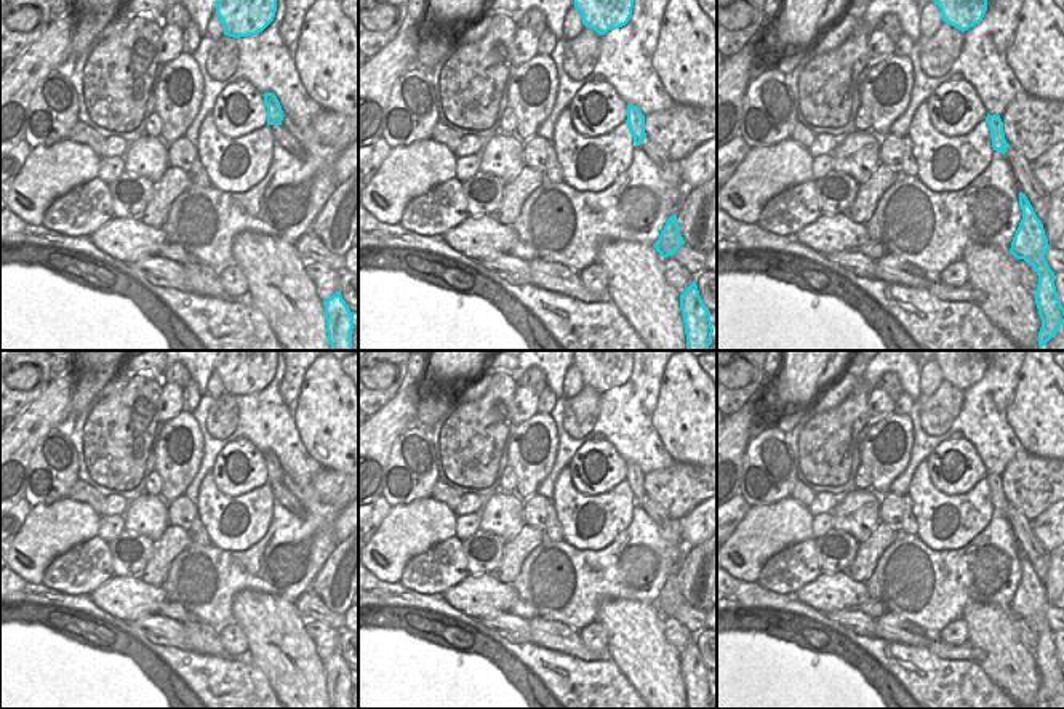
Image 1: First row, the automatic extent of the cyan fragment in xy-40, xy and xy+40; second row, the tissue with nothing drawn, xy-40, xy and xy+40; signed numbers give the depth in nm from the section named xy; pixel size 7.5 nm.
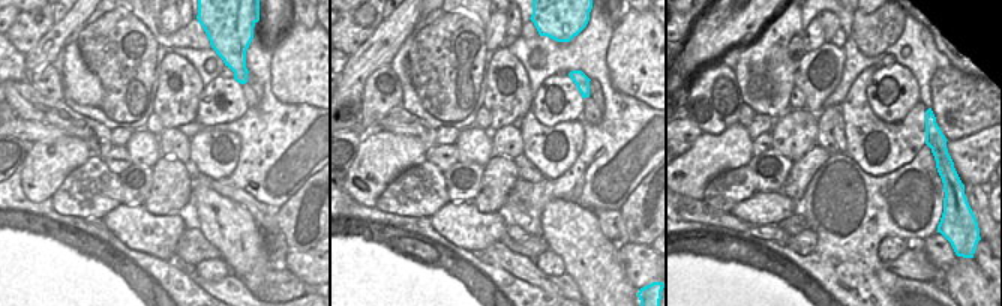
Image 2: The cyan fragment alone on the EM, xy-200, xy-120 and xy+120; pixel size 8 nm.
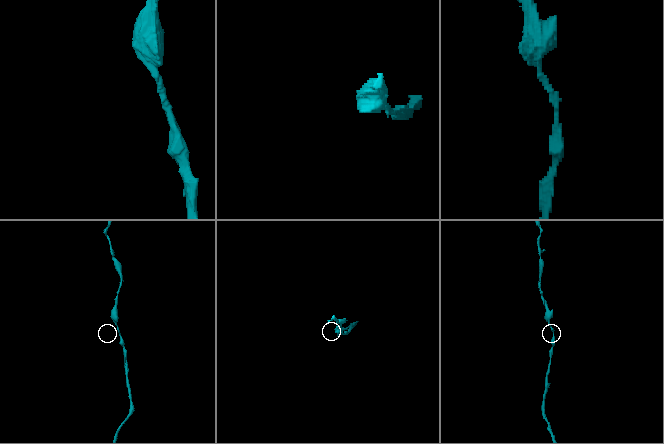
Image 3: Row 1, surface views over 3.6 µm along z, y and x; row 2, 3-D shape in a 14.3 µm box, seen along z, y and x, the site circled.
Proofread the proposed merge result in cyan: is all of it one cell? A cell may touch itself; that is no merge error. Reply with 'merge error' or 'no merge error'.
no merge error

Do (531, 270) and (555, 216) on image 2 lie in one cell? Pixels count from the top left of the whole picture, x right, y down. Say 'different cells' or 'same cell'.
different cells

